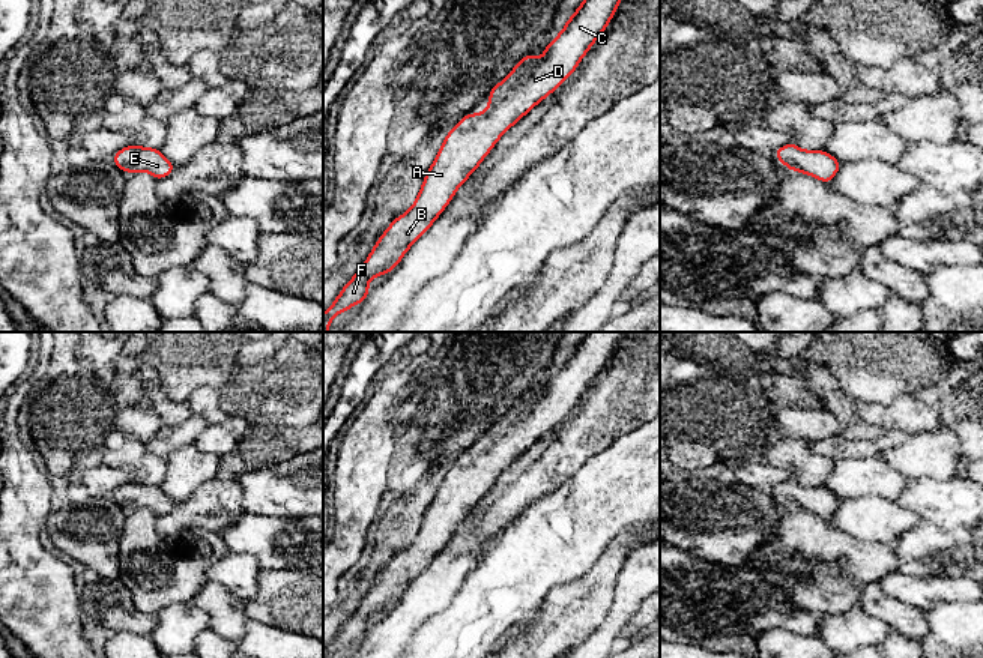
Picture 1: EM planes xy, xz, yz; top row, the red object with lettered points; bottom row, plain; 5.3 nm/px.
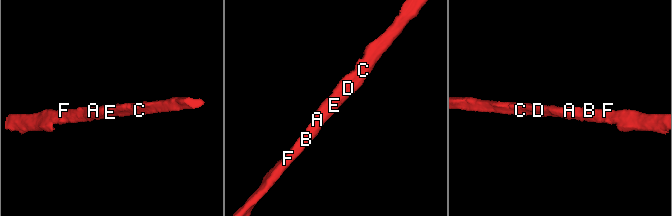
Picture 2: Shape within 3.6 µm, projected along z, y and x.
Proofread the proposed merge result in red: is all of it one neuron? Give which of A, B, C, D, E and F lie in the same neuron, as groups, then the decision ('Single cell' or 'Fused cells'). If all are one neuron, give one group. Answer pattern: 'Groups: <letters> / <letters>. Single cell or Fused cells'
Groups: A B C D E F. Single cell

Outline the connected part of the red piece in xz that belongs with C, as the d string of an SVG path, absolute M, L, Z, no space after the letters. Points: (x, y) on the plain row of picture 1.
M586 332L564 367L546 382L540 397L532 389L526 391L490 425L484 449L467 449L461 454L442 478L413 542L380 571L368 595L323 650L323 658L332 658L337 650L362 640L370 629L368 617L397 604L406 587L431 563L496 478L576 407L624 334Z

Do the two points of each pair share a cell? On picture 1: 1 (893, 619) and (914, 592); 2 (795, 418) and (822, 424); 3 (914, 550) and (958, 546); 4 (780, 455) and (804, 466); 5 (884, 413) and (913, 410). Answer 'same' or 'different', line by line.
1: different
2: same
3: same
4: same
5: same

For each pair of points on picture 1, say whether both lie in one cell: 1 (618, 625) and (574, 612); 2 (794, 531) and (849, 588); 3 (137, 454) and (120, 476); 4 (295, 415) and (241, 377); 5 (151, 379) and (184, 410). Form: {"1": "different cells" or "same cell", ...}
{"1": "different cells", "2": "same cell", "3": "different cells", "4": "same cell", "5": "same cell"}

